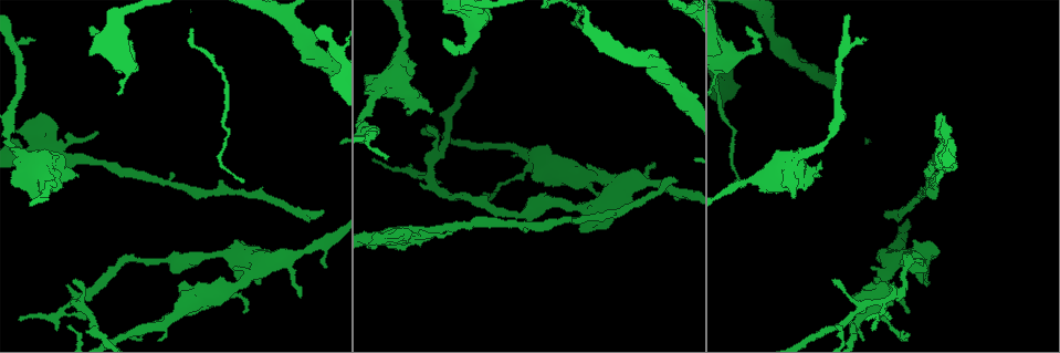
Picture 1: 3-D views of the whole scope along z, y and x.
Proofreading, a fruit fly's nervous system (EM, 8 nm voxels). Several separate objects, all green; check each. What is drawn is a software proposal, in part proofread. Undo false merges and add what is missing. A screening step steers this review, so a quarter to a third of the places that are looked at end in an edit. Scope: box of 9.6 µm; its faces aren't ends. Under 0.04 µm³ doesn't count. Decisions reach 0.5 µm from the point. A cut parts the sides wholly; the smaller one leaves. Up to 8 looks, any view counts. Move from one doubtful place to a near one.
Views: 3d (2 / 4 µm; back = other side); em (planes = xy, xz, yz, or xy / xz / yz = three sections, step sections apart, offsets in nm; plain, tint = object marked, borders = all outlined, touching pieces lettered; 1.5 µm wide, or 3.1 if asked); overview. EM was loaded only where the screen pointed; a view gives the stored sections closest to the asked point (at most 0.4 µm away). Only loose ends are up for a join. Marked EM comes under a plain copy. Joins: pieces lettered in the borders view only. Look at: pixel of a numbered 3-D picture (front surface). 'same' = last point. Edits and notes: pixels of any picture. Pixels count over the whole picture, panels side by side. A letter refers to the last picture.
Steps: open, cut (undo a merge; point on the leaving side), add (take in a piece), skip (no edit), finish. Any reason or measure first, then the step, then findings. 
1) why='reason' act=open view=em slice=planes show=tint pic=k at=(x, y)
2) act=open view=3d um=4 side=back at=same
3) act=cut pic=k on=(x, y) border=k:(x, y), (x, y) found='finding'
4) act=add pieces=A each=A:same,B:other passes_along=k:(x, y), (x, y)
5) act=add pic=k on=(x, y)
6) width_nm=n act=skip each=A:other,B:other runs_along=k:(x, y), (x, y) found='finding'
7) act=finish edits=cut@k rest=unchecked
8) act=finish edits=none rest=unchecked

act=open view=em slice=planes show=borders pic=1 at=(676, 181)

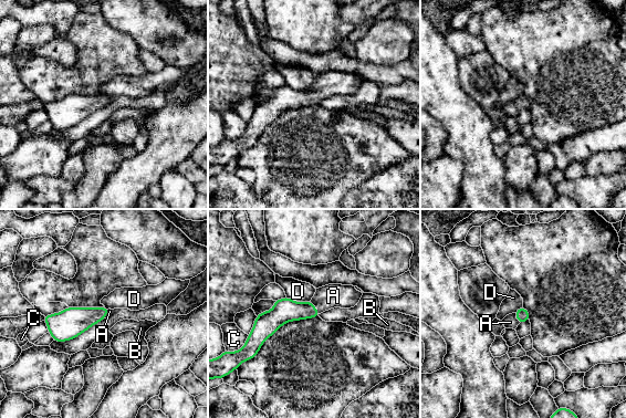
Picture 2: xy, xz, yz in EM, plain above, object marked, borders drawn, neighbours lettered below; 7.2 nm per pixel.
longest_contact=D:190nm act=add pieces=A each=A:same,B:other,C:other,D:other passes_along=2:(285, 310), (314, 307), (333, 295) found='it goes on there'

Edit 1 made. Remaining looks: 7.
why='redraw' act=open view=overview

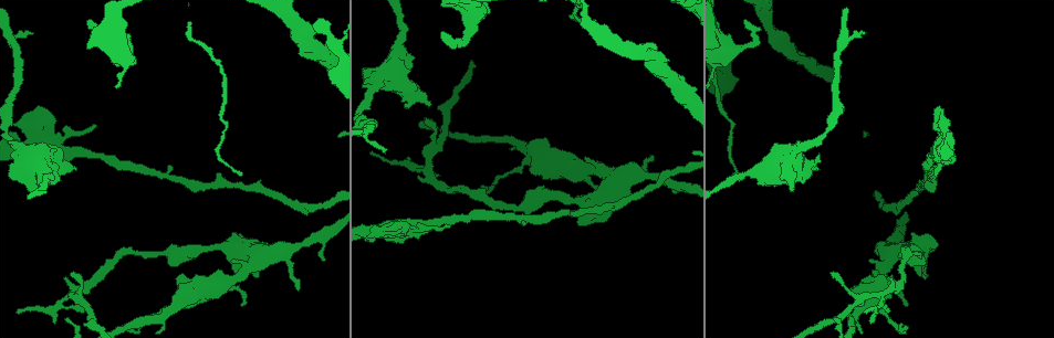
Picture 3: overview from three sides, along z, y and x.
why='an open end' act=open view=em slice=planes show=tint pic=3 at=(649, 157)

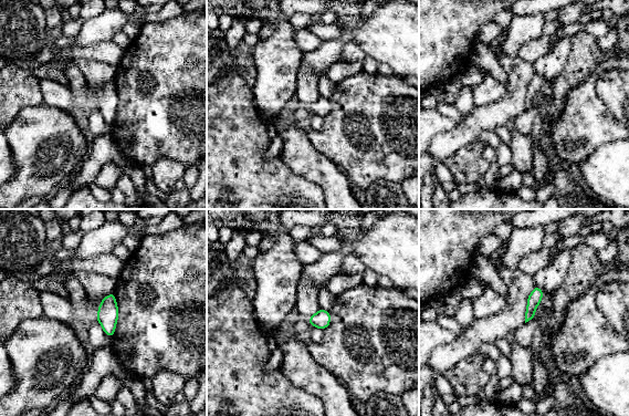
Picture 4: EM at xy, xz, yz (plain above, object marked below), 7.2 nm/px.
why='see the neighbours' act=open view=em slice=planes show=borders at=same

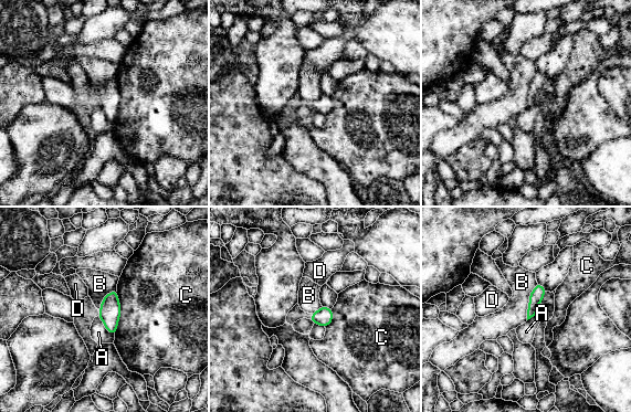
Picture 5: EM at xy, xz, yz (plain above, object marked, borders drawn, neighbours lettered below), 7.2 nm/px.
act=skip each=A:other,B:other,C:other,D:other border=5:(537, 283), (529, 295), (526, 319) found='no lettered piece goes on from it'

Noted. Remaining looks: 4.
why='stops while still wide' act=open view=3d um=2 pic=3 at=(232, 259)

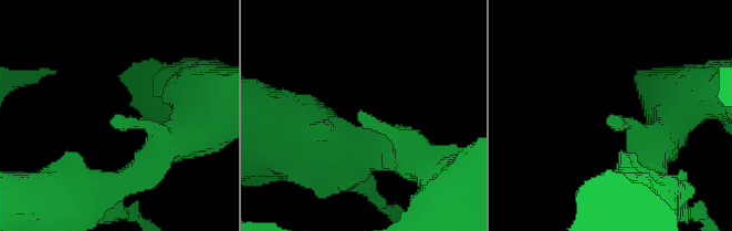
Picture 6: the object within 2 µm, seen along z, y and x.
why='now the EM' act=open view=em slice=planes show=borders pic=6 at=(359, 114)

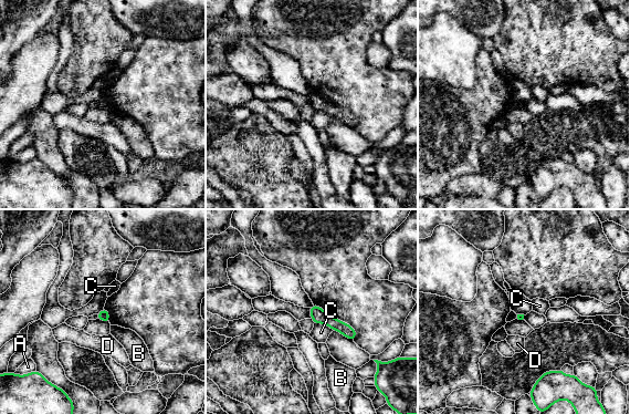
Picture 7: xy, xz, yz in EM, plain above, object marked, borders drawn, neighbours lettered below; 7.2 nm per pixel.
longest_contact=C:160nm act=skip each=A:other,B:other,C:other,D:other border=7:(314, 322), (327, 324), (334, 330) found='no lettered piece goes on from it'

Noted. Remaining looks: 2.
why='tapers out' act=open view=3d um=4 pic=3 at=(18, 314)

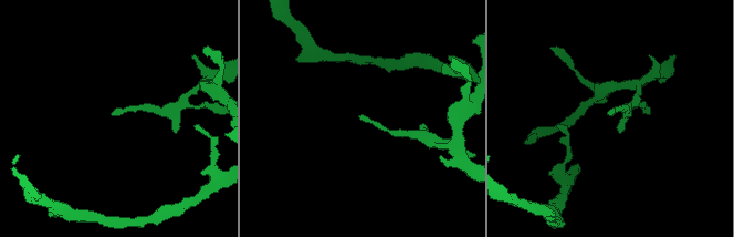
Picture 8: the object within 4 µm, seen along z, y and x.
act=open view=em slice=planes show=borders pic=8 at=(114, 115)

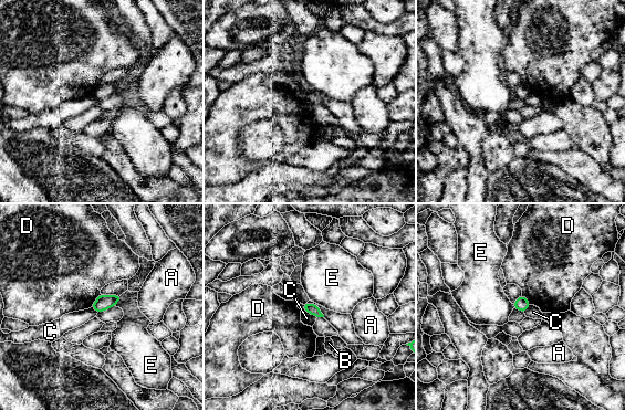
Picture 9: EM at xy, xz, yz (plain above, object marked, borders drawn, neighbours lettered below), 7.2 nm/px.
act=skip each=A:other,B:other,C:other,D:other,E:other found='none of them fits'

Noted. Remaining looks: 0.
act=finish edits=add@2 rest=unchecked

